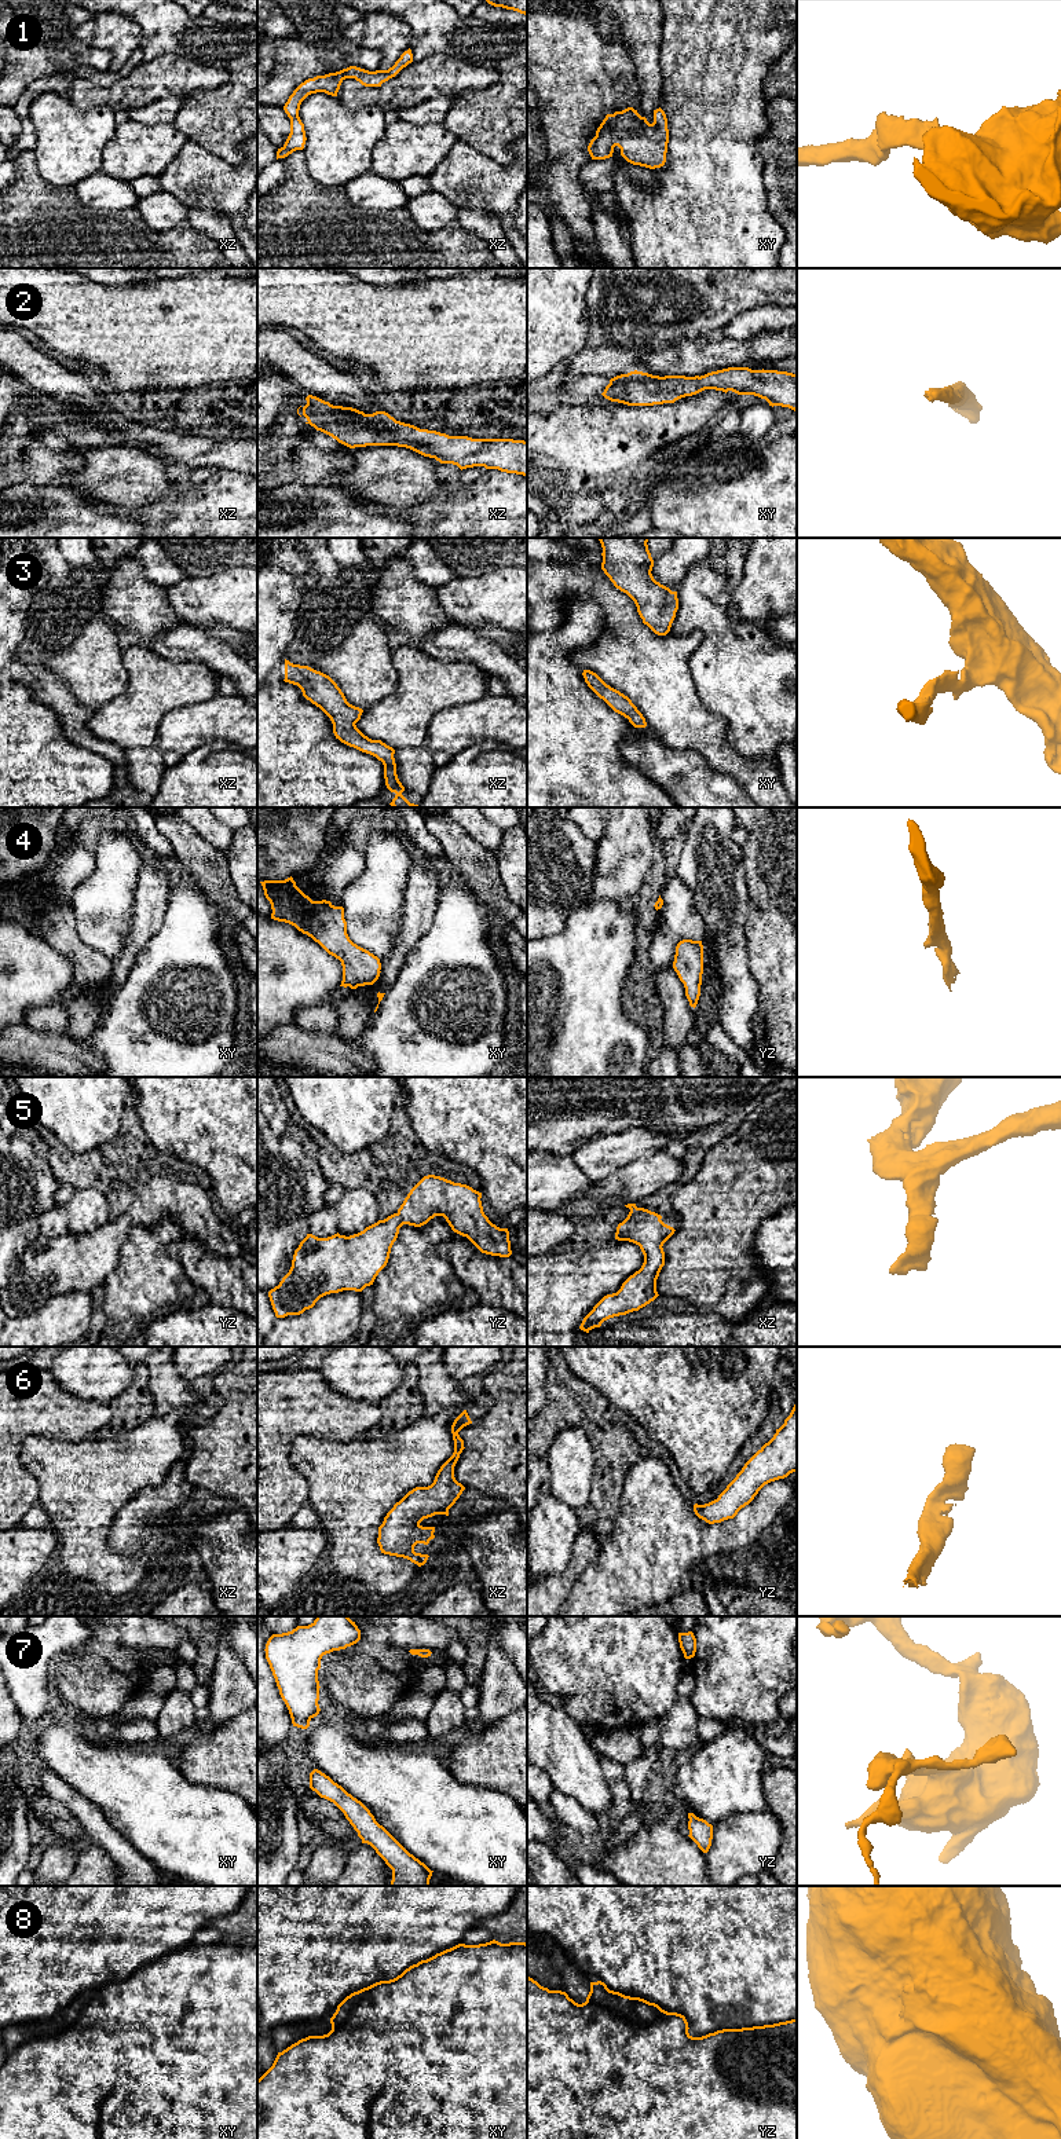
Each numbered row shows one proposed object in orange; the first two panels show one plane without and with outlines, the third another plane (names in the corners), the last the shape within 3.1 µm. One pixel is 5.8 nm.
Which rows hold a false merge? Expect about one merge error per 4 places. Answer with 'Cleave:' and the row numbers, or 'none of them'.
Cleave: 8

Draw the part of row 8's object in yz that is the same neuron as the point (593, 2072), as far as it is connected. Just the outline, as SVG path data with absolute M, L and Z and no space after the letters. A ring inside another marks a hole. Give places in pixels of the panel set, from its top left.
M527 1975L527 2139L797 2139L797 2019L702 2037L692 2037L688 2029L684 2015L656 2015L644 1999L614 2007L578 2004L566 1992L549 1990Z

